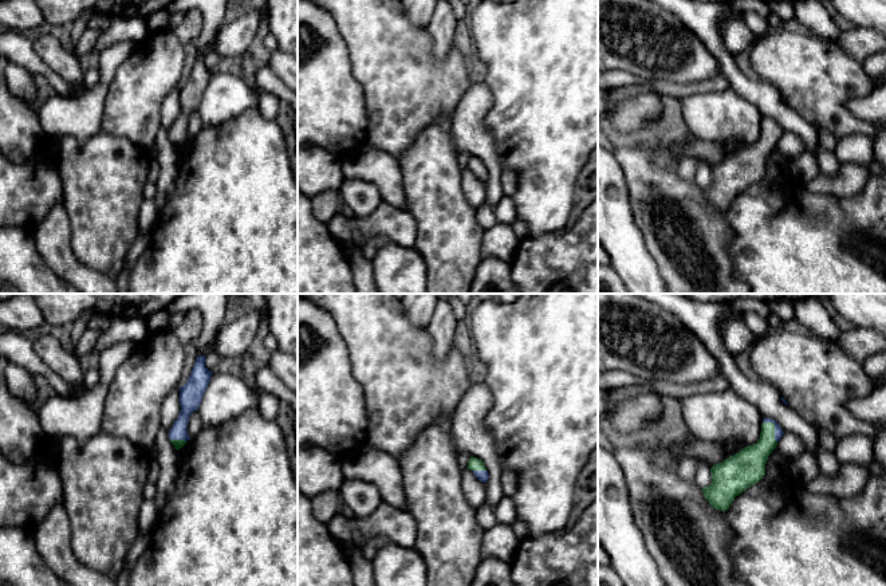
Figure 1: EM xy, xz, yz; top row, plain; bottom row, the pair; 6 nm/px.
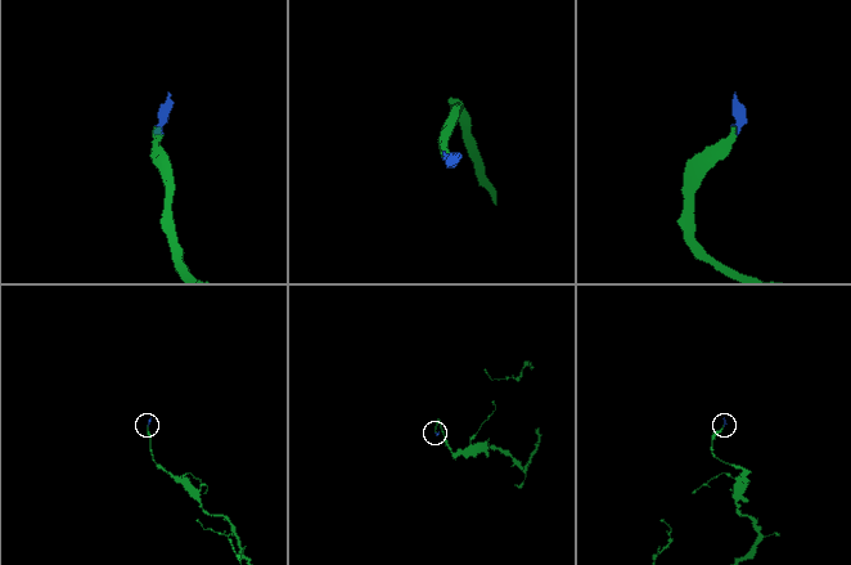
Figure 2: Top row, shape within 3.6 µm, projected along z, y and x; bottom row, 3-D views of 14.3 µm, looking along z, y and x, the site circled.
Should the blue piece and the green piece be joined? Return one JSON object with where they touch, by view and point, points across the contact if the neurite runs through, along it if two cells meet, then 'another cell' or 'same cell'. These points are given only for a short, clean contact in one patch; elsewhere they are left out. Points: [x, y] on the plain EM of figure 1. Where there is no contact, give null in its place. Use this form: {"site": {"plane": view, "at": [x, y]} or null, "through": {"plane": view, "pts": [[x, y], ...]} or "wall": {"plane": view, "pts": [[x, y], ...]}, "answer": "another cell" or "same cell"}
{"site": {"plane": "yz", "at": [775, 128]}, "through": {"plane": "yz", "pts": [[778, 130], [775, 128], [768, 141], [751, 161]]}, "answer": "same cell"}

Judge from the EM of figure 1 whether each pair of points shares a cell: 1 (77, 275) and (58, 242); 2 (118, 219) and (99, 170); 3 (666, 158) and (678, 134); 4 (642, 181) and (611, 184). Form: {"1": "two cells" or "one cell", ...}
{"1": "one cell", "2": "one cell", "3": "two cells", "4": "two cells"}

